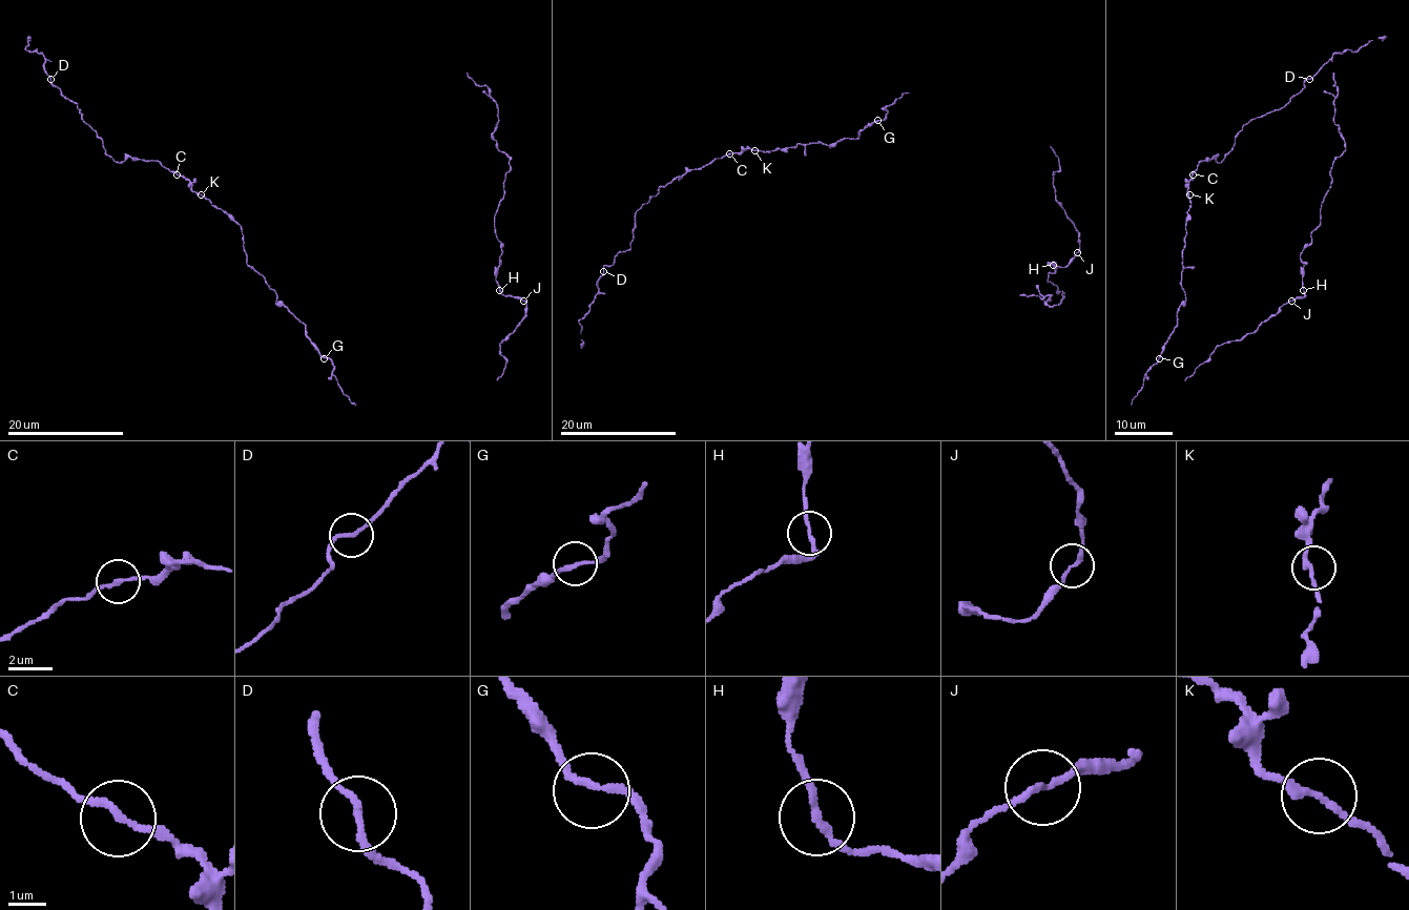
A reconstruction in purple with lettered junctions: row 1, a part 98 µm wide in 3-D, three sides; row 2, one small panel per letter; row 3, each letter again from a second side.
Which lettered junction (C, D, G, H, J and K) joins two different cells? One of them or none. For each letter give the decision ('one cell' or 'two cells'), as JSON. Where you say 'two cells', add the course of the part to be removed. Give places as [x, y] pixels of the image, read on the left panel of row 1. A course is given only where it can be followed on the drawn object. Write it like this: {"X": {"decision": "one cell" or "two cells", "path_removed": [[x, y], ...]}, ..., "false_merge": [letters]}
{"C": {"decision": "one cell"}, "D": {"decision": "one cell"}, "G": {"decision": "one cell"}, "H": {"decision": "one cell"}, "J": {"decision": "one cell"}, "K": {"decision": "one cell"}, "false_merge": []}

